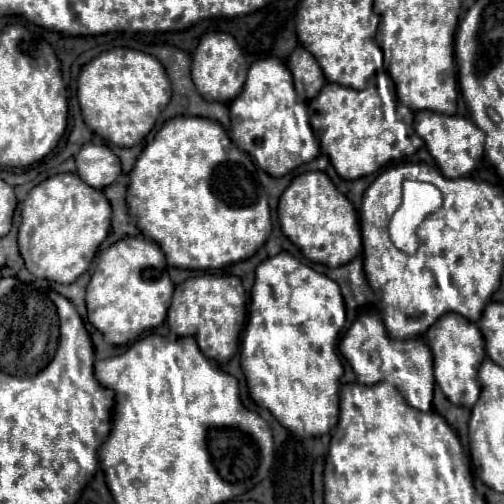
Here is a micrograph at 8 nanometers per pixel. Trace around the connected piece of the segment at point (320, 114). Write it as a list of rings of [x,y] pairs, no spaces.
[[[387,67],[371,83],[363,91],[327,83],[323,91],[307,103],[309,121],[321,141],[321,149],[329,155],[333,167],[343,179],[371,175],[389,161],[409,157],[423,147],[423,139],[419,139],[413,129],[413,111],[397,101],[395,81]]]

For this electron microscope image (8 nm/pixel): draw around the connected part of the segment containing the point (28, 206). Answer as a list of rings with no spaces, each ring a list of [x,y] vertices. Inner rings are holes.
[[[59,173],[33,187],[21,207],[19,251],[25,267],[41,279],[73,283],[87,271],[97,247],[111,227],[111,205],[105,195],[87,187],[75,173]]]

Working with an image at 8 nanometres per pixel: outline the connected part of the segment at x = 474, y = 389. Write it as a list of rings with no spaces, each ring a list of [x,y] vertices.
[[[445,313],[429,327],[425,341],[431,345],[435,359],[435,381],[439,383],[445,397],[455,405],[473,407],[481,393],[481,387],[477,383],[477,369],[485,359],[485,343],[477,325],[457,313]]]

